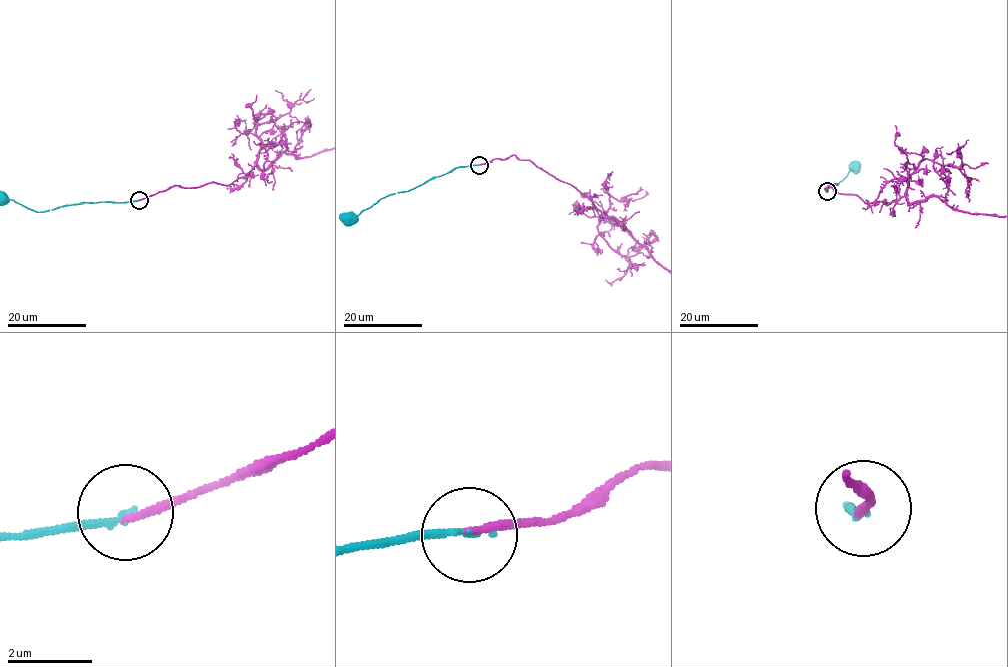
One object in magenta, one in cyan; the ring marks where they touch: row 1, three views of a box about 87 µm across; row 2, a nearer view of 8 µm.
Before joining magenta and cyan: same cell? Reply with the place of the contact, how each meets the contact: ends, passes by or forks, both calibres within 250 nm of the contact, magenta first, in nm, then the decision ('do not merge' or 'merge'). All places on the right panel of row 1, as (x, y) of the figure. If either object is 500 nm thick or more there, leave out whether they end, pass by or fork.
place (827, 191); magenta ends; cyan ends; calibres 180 and 140 nm; merge

